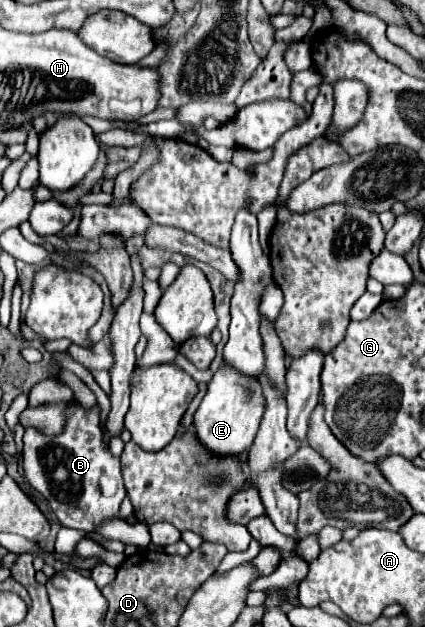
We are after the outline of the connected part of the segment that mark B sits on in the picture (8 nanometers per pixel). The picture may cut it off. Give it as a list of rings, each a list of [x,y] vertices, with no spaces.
[[[76,403],[68,409],[68,423],[62,435],[46,437],[34,429],[26,429],[24,433],[22,463],[26,479],[48,499],[58,521],[78,531],[96,531],[110,519],[122,519],[120,503],[126,497],[120,459],[114,457],[104,443],[98,411],[100,409],[86,411]]]

